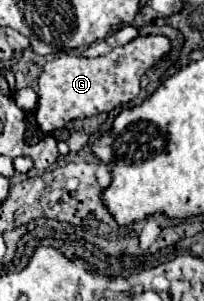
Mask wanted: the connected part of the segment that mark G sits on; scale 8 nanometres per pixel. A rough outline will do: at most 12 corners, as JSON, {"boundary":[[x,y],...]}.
{"boundary":[[138,36],[98,58],[58,54],[38,78],[40,130],[132,102],[170,52]]}

